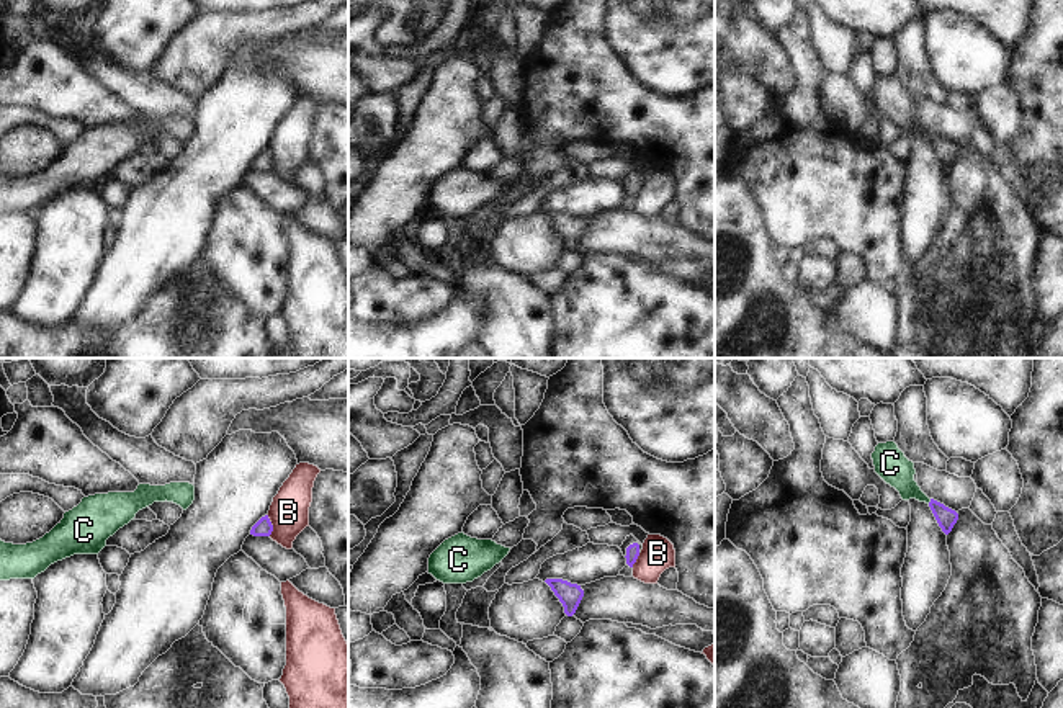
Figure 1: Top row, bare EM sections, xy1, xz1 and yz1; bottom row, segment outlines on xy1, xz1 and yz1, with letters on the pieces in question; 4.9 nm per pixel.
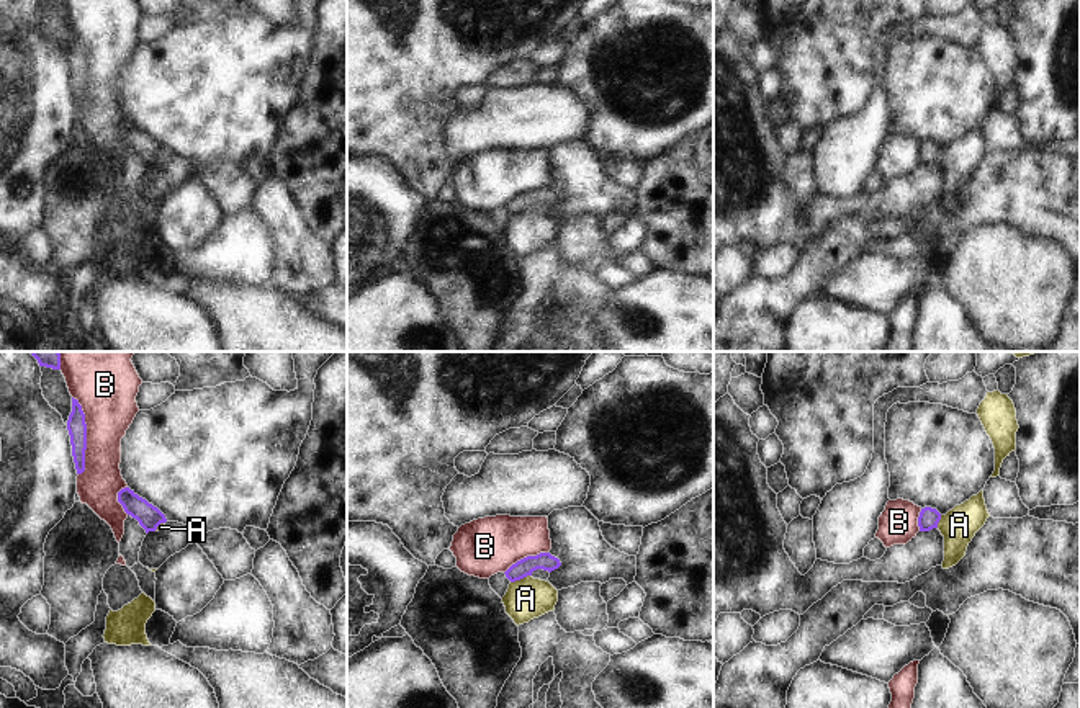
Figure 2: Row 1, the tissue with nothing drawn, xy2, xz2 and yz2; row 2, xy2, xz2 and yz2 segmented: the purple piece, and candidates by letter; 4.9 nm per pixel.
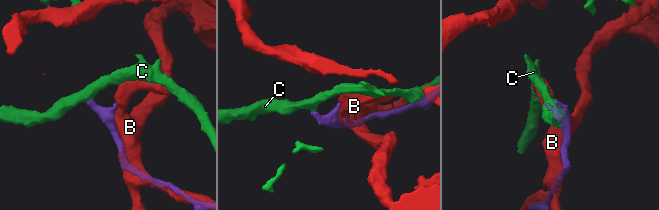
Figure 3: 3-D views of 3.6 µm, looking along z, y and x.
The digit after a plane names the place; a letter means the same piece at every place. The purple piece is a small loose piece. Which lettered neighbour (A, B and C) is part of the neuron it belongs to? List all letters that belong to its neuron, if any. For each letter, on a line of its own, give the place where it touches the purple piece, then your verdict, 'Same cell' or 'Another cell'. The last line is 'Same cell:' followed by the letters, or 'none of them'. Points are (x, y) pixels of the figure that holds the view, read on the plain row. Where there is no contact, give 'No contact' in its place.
A: Touches purple at xz2 (521, 211). Another cell
B: Touches purple at xy2 (85, 69). Another cell
C: Touches purple at yz1 (931, 134). Same cell
Same cell: C

